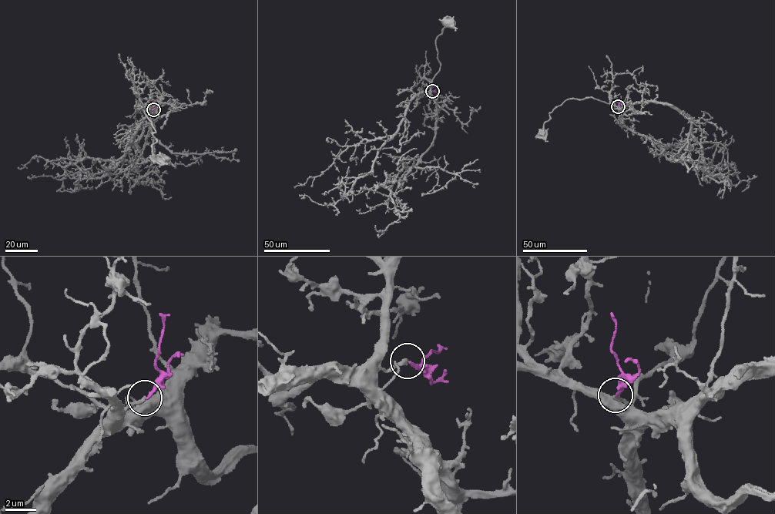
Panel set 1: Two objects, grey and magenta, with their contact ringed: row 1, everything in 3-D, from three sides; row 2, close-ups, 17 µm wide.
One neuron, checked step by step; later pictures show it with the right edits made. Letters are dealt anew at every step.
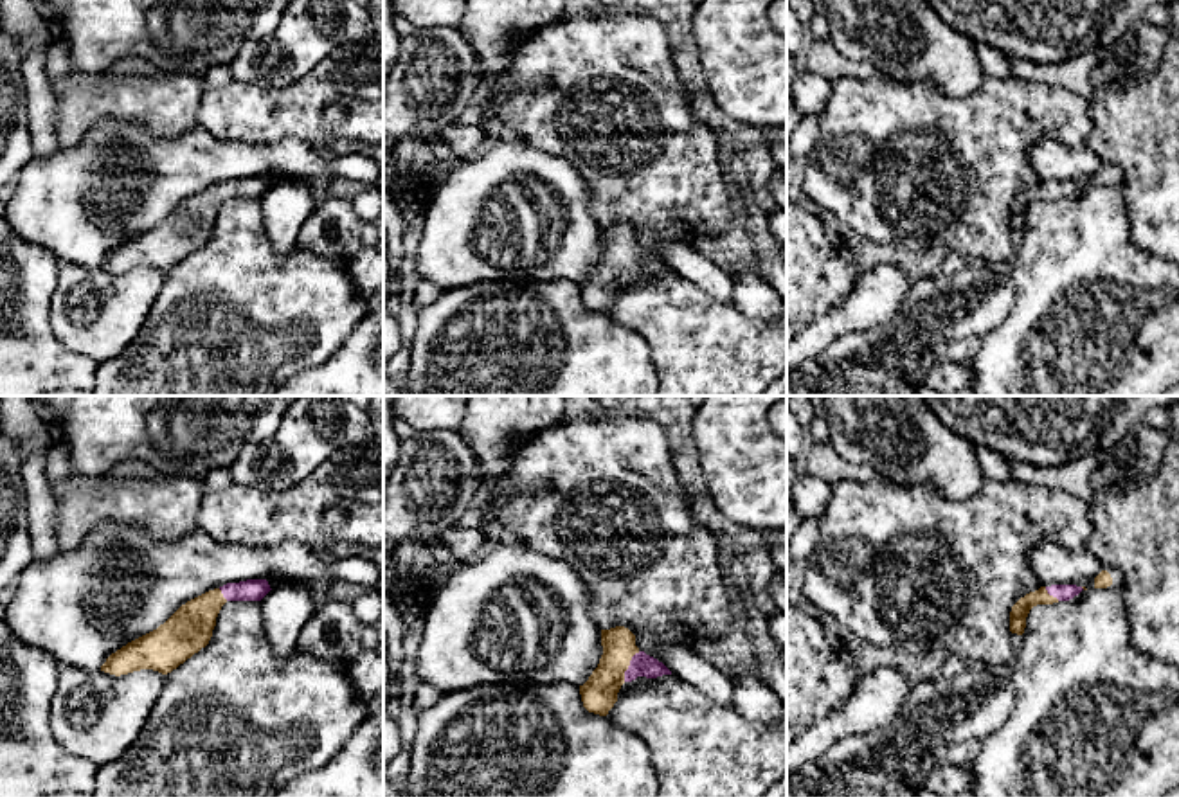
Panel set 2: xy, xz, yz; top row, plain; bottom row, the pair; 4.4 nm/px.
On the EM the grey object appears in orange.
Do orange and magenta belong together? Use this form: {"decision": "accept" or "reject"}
{"decision": "accept"}

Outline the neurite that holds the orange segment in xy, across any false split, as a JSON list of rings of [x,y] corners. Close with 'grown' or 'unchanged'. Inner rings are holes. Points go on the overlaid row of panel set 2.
[[[266,579],[227,583],[209,590],[182,604],[157,630],[112,653],[101,671],[115,676],[140,669],[167,675],[209,644],[227,601],[261,601],[270,590]]]; grown

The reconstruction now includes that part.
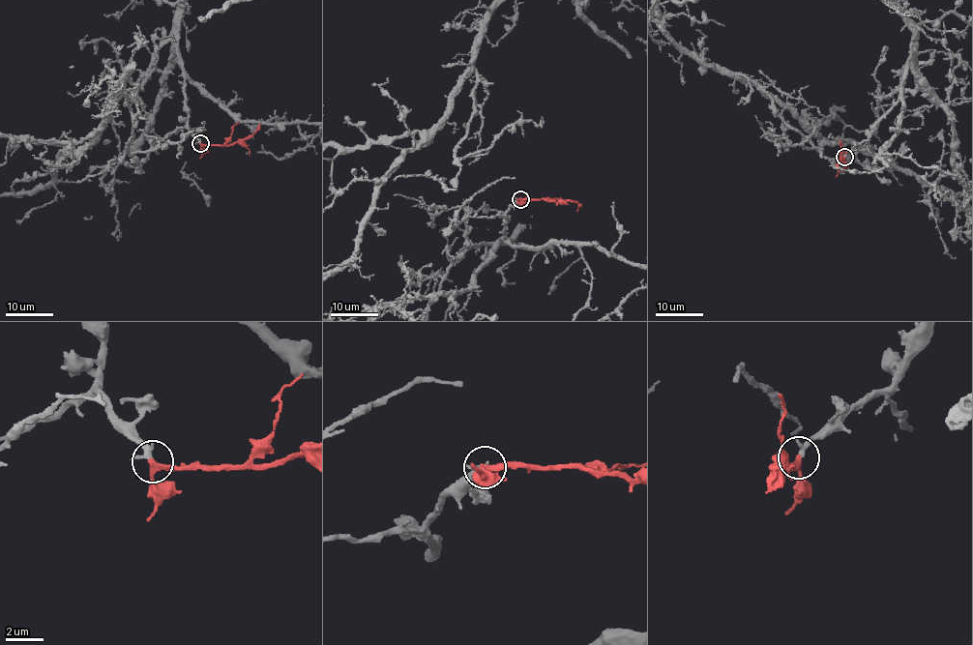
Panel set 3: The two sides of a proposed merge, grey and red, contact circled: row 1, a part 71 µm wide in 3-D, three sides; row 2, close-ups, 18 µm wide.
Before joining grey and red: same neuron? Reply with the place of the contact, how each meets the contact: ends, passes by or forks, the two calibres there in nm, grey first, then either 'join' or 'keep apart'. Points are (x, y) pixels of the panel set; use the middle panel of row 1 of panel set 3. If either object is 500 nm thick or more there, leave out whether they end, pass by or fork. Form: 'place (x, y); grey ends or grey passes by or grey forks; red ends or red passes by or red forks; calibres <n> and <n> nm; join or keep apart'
place (520, 199); grey ends; red passes by; calibres 320 and 240 nm; join

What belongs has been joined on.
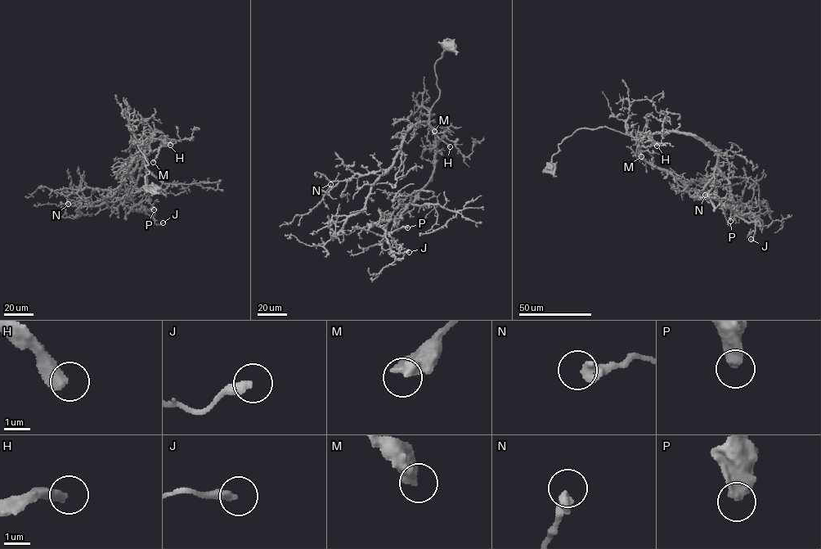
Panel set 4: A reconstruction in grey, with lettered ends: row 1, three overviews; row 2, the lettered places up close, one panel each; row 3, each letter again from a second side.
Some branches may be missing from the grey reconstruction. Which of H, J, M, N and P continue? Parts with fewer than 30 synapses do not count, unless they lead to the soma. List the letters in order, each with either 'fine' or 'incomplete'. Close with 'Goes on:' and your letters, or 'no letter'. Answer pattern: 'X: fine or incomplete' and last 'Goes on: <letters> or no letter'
H: incomplete
J: fine
M: fine
N: fine
P: fine
Goes on: H

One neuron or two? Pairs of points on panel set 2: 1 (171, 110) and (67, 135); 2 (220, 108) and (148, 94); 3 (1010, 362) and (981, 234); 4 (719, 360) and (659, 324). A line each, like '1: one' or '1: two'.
1: one
2: two
3: two
4: one

